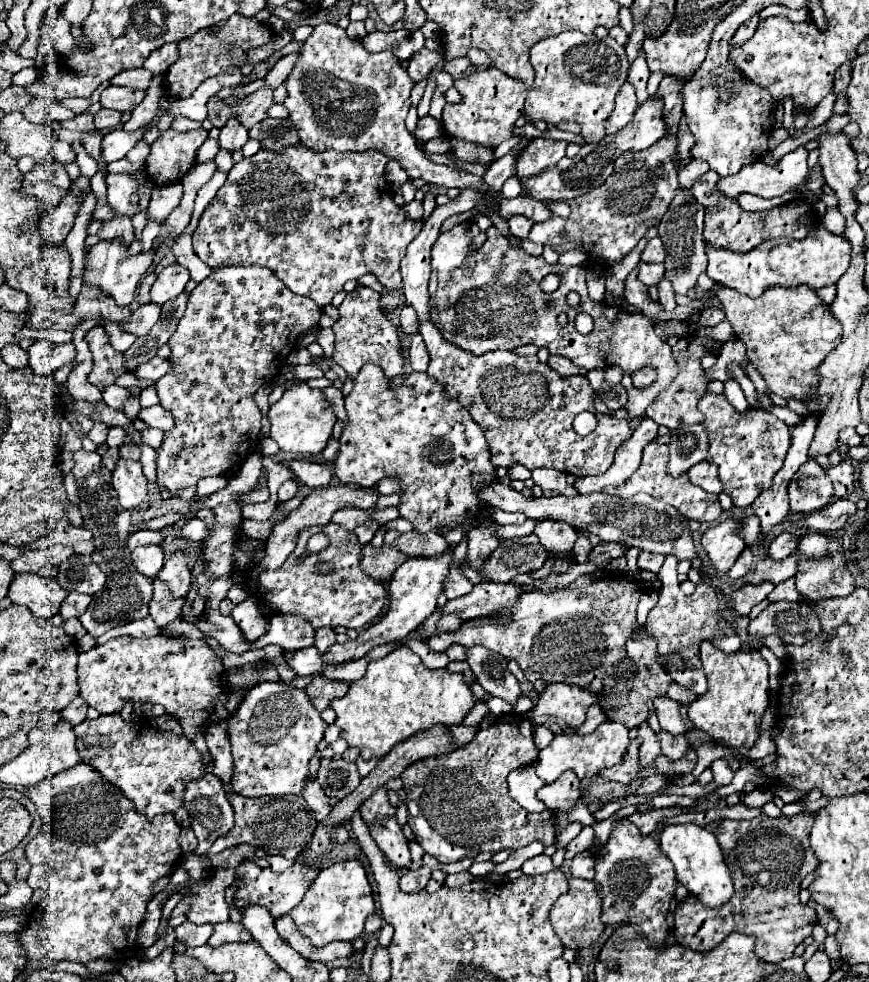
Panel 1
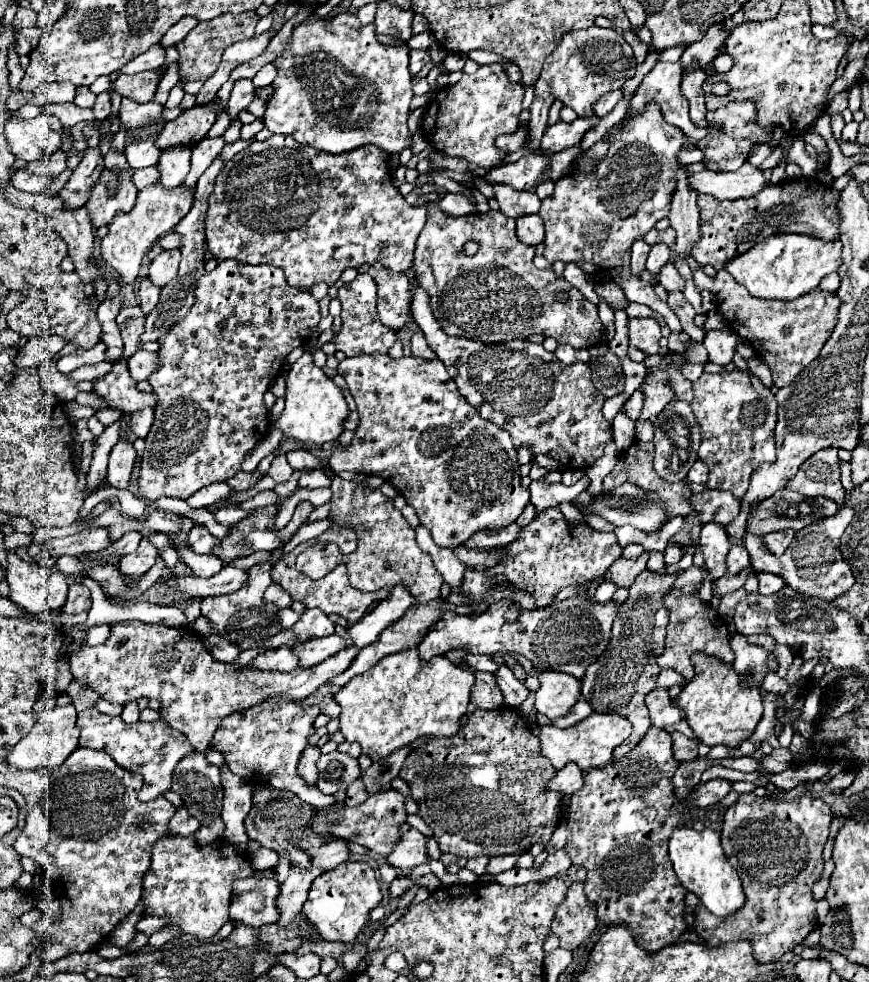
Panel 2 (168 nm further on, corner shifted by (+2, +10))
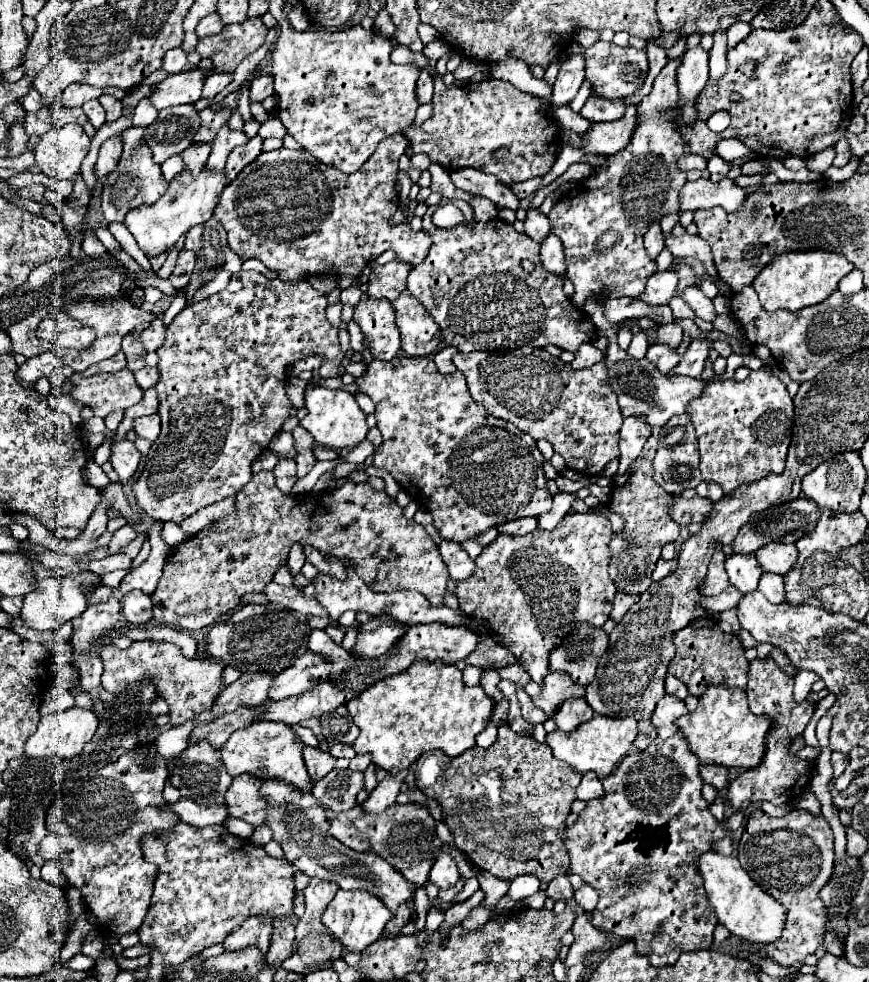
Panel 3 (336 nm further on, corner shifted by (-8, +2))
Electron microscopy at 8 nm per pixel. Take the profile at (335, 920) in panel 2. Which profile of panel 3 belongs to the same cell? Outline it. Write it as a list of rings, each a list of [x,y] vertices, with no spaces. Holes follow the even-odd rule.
[[[339,889],[335,899],[329,903],[329,907],[323,913],[323,925],[351,951],[359,953],[367,949],[371,943],[375,943],[385,929],[385,923],[393,919],[393,913],[377,899],[371,897],[371,893],[363,891],[343,891]]]

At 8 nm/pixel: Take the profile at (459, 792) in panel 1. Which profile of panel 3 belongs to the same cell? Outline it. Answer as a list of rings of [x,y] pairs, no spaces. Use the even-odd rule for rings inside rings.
[[[501,725],[497,741],[489,749],[475,747],[463,753],[463,757],[425,753],[415,763],[415,771],[439,771],[431,775],[431,779],[437,779],[433,783],[437,783],[439,789],[431,785],[427,795],[441,805],[455,845],[477,869],[489,871],[503,881],[513,881],[519,875],[537,875],[545,885],[557,875],[569,875],[569,857],[561,847],[563,843],[559,841],[559,829],[563,833],[565,817],[575,801],[575,789],[579,785],[581,773],[555,759],[547,743],[537,743],[533,737],[513,733],[509,725]]]

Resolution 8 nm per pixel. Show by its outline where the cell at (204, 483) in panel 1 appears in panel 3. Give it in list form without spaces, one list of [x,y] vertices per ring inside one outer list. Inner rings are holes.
[[[261,471],[251,477],[251,481],[235,497],[235,513],[227,519],[219,519],[207,525],[193,537],[187,537],[179,543],[165,561],[163,575],[155,593],[151,595],[155,621],[169,627],[179,627],[183,631],[199,631],[207,625],[213,625],[217,617],[235,609],[243,595],[263,593],[265,585],[273,581],[273,575],[279,567],[287,563],[289,549],[293,543],[311,545],[323,555],[333,555],[341,561],[353,565],[355,573],[377,593],[393,593],[401,589],[413,589],[427,597],[431,605],[443,605],[443,593],[447,591],[447,567],[439,555],[437,545],[429,537],[423,525],[413,519],[403,517],[403,509],[393,503],[387,493],[375,491],[369,483],[347,481],[343,487],[323,491],[317,497],[313,493],[291,497],[275,485],[271,471]]]

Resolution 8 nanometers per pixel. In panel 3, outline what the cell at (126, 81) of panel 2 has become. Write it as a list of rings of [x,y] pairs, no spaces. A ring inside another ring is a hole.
[[[201,69],[169,75],[165,81],[161,81],[155,89],[155,93],[149,97],[149,101],[155,105],[155,109],[167,109],[173,105],[185,105],[185,103],[197,103],[201,99],[201,89],[205,85],[207,73]]]

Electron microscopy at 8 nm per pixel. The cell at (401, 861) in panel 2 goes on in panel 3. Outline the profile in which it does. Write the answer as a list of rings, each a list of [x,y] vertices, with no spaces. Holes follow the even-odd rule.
[[[447,853],[439,855],[439,861],[435,861],[431,869],[431,881],[441,889],[451,889],[459,879],[461,879],[461,873],[457,869],[457,863],[451,859],[451,855]]]

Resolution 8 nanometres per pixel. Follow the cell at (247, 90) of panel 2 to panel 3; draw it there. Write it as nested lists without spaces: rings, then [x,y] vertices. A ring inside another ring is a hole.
[[[263,73],[251,83],[251,101],[263,101],[273,95],[273,75]]]

